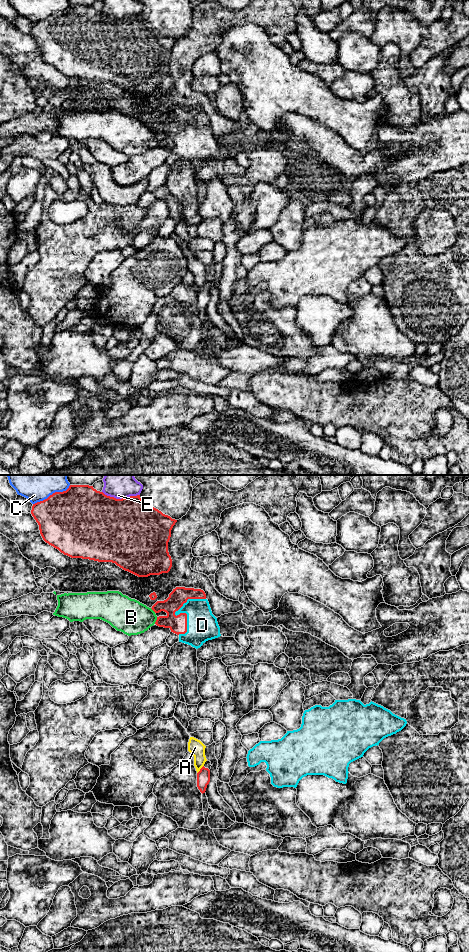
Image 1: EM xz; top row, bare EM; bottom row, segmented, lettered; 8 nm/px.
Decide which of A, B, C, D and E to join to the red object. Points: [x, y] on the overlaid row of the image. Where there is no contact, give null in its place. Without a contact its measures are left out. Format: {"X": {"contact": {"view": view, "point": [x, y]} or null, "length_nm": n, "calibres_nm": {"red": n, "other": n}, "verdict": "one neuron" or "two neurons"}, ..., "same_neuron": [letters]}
{"A": {"contact": {"view": "xz", "point": [200, 769]}, "length_nm": 90, "calibres_nm": {"red": 110, "other": 120}, "verdict": "two neurons"}, "B": {"contact": {"view": "xz", "point": [156, 620]}, "length_nm": 60, "calibres_nm": {"red": 140, "other": 280}, "verdict": "two neurons"}, "C": {"contact": {"view": "xz", "point": [52, 494]}, "length_nm": 340, "calibres_nm": {"red": 480, "other": 400}, "verdict": "two neurons"}, "D": {"contact": {"view": "xz", "point": [177, 615]}, "length_nm": 360, "calibres_nm": {"red": 140, "other": 240}, "verdict": "one neuron"}, "E": {"contact": {"view": "xz", "point": [122, 498]}, "length_nm": 300, "calibres_nm": {"red": 500, "other": 260}, "verdict": "two neurons"}, "same_neuron": ["D"]}

